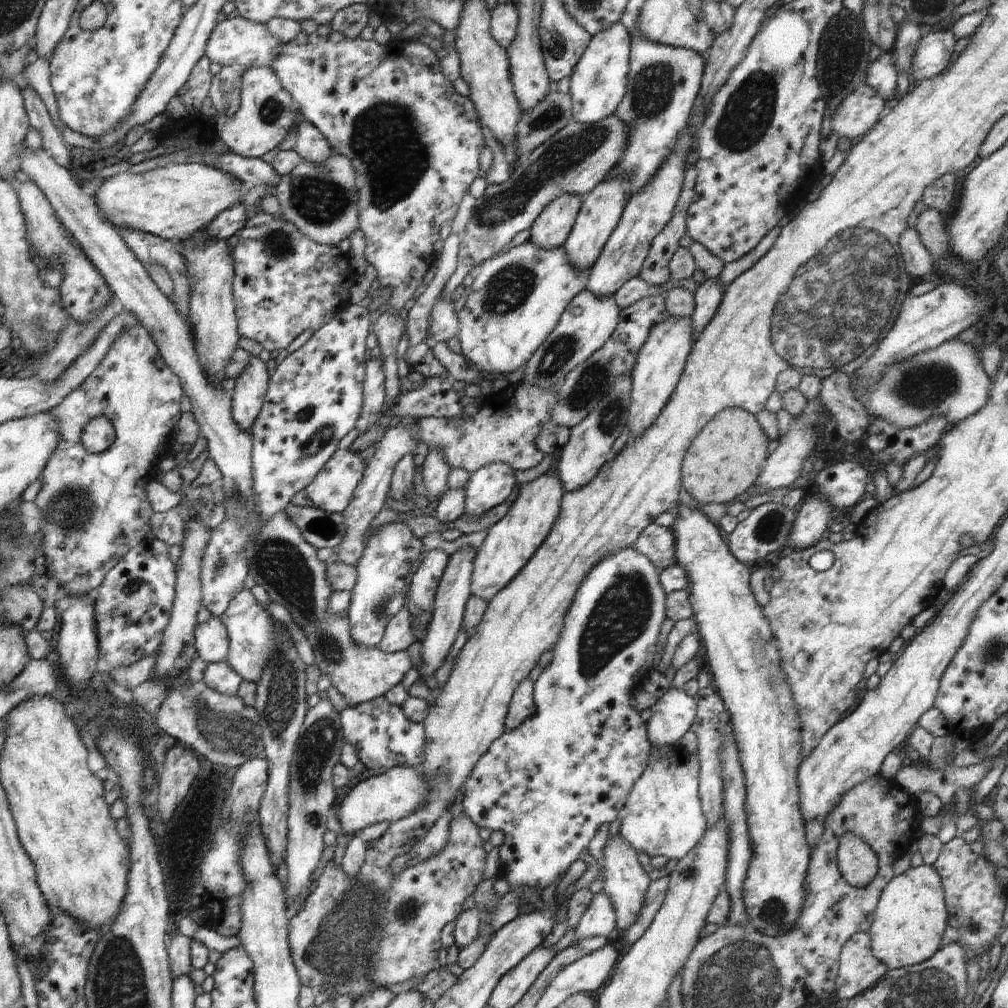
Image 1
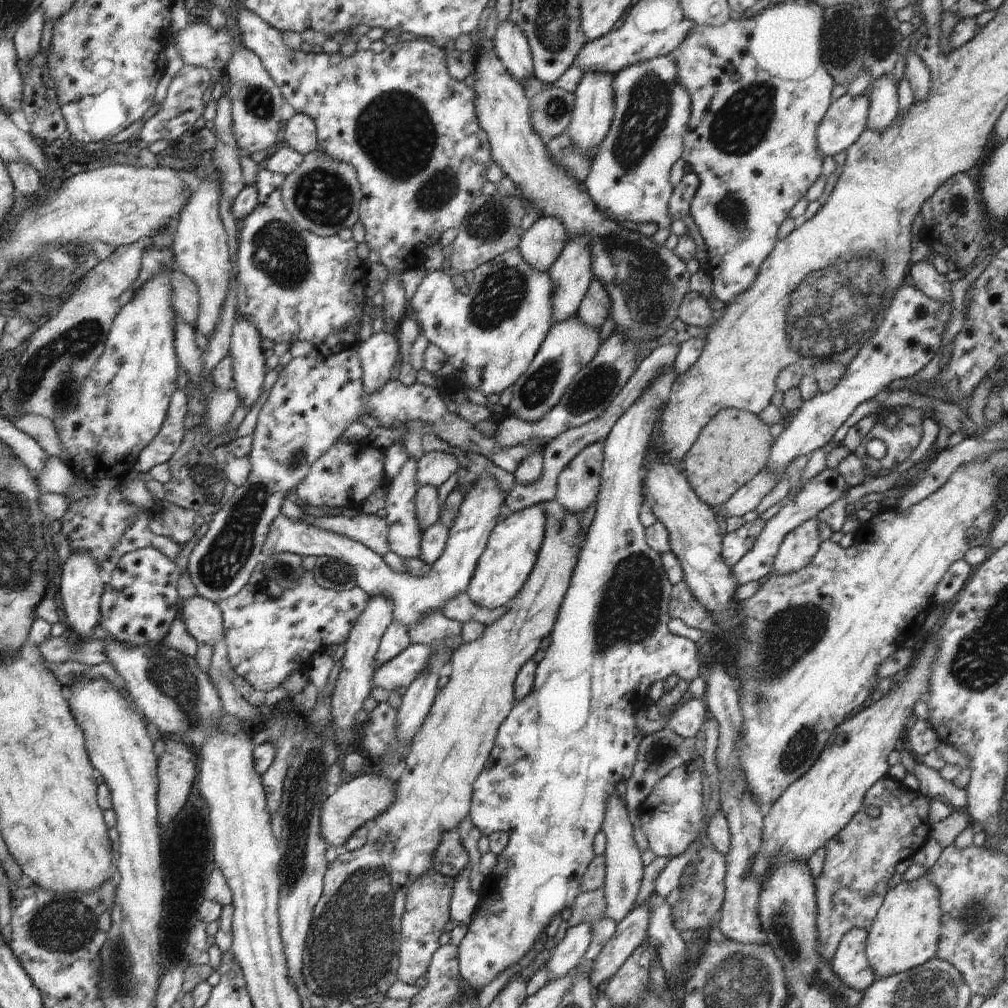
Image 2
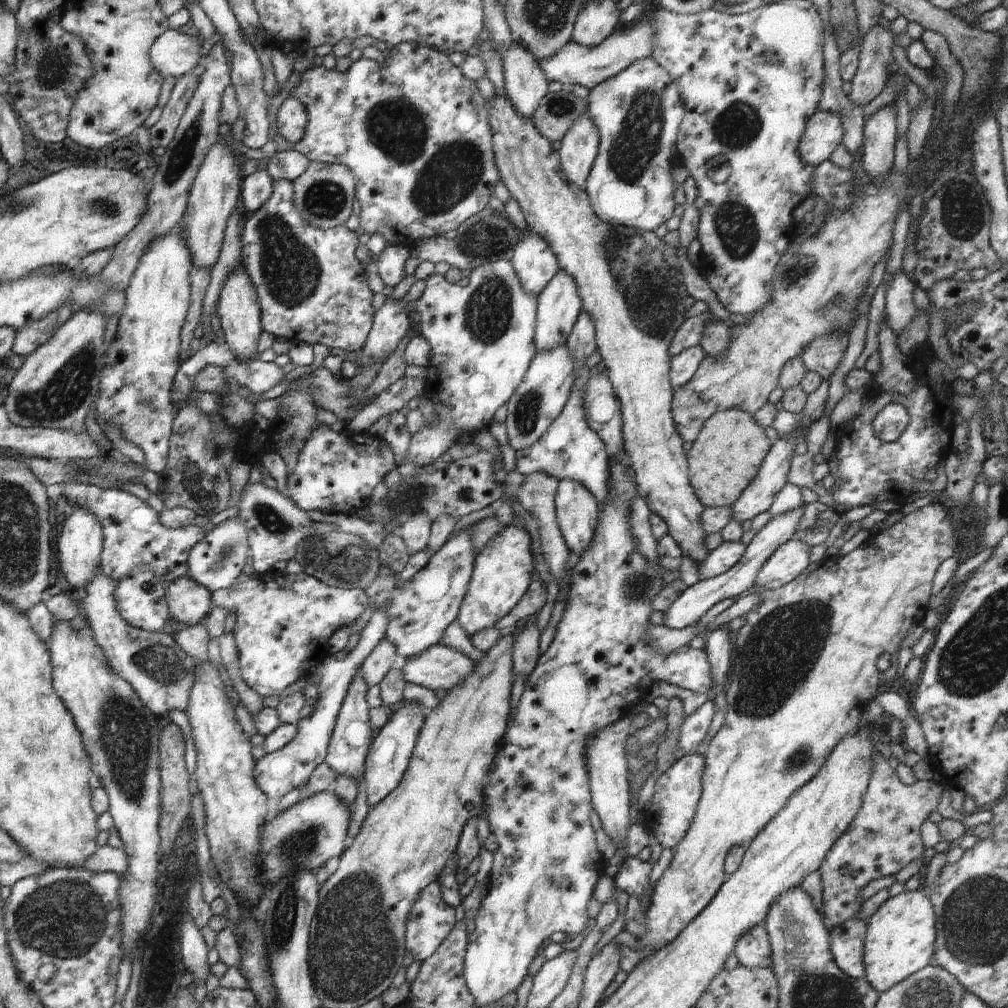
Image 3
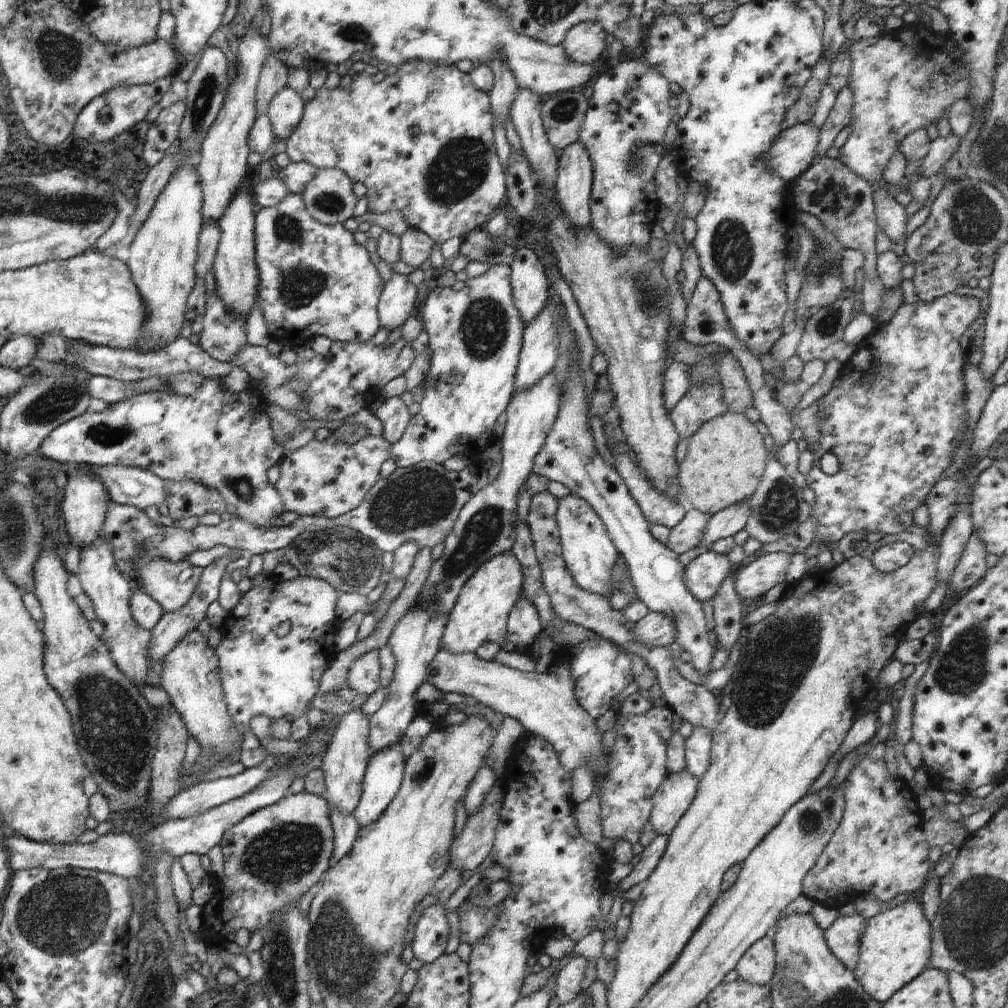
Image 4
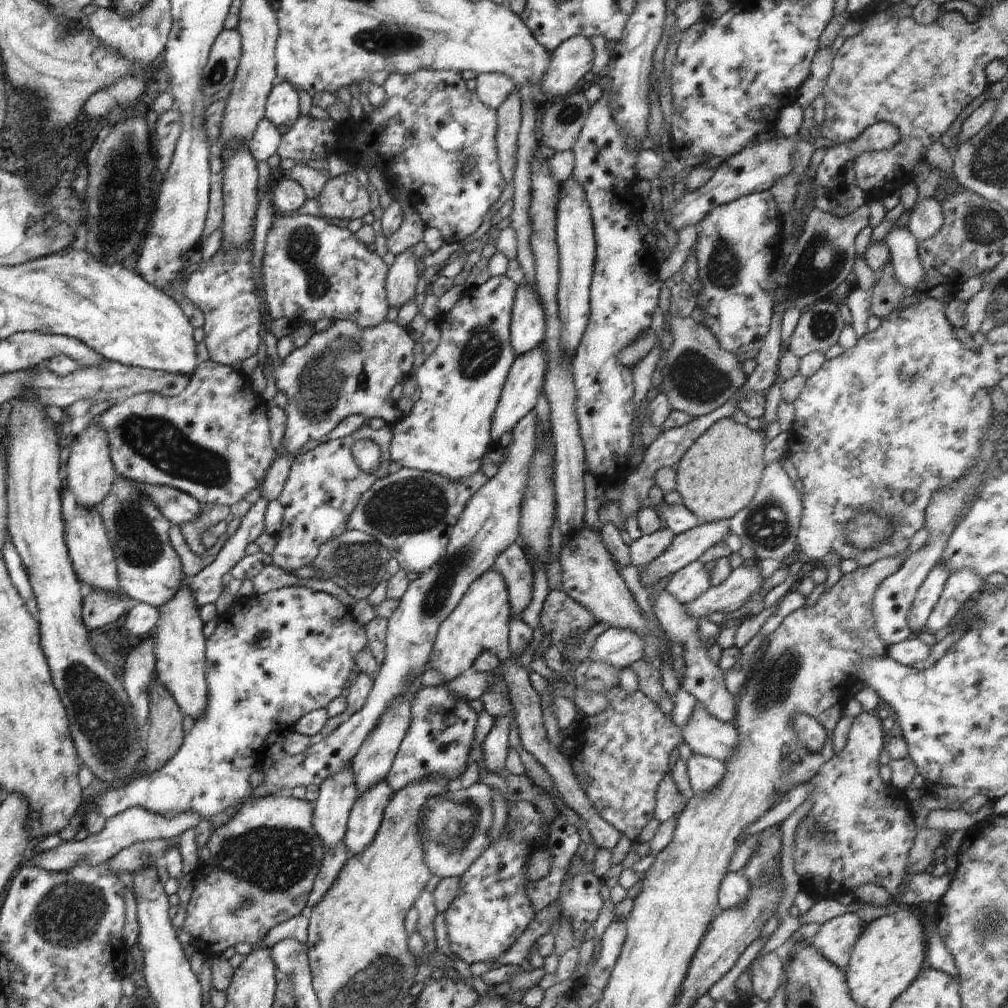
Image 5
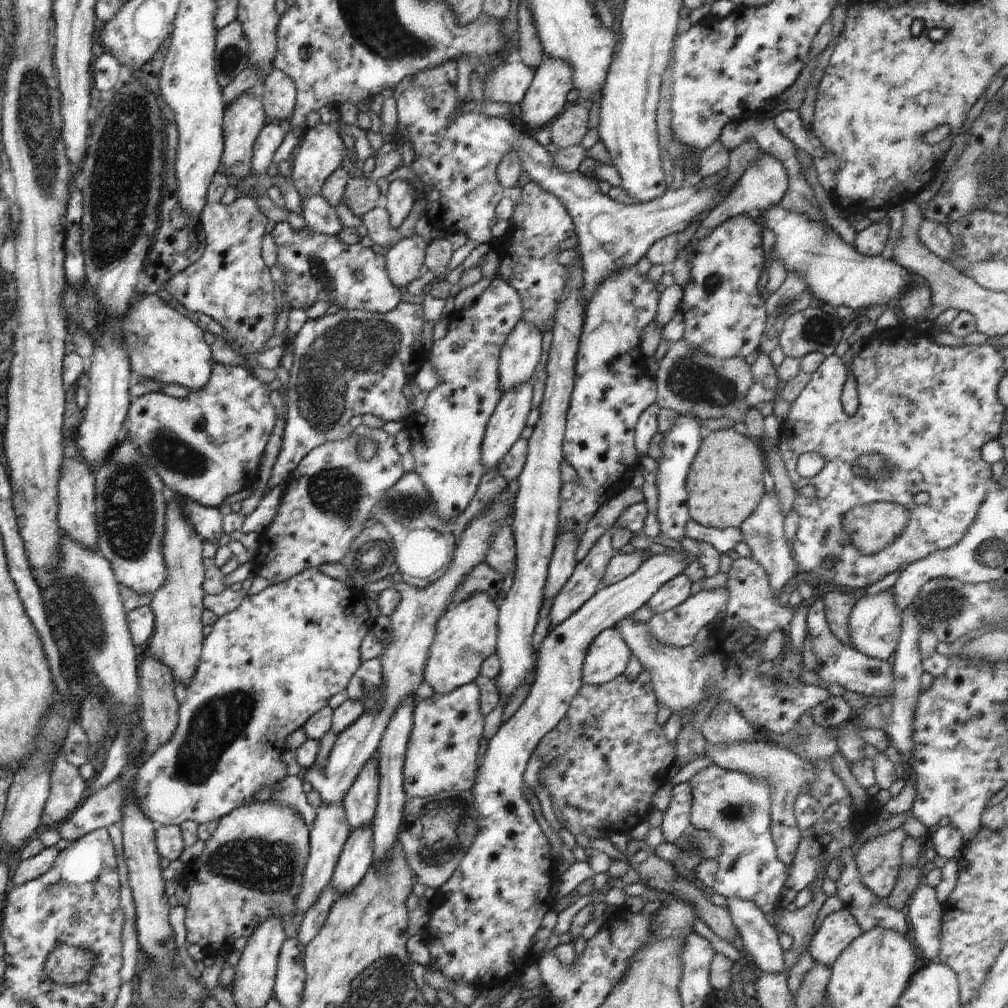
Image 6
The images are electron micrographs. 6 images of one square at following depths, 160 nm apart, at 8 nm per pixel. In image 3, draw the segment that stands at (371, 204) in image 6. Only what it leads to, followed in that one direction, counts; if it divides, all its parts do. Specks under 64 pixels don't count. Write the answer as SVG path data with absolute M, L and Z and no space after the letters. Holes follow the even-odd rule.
M309 161L304 174L291 183L294 208L308 225L318 229L331 229L344 225L352 216L357 194L352 171L347 166Z

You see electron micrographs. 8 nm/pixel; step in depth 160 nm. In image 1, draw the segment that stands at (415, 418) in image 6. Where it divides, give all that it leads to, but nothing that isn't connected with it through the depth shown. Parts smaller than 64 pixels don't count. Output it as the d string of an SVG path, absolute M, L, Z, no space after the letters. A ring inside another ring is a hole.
M528 240L496 258L484 261L476 273L471 286L472 292L460 304L444 300L440 296L430 312L427 334L435 341L446 344L449 340L458 338L462 356L478 366L478 370L488 374L503 374L509 380L514 380L556 328L566 306L570 305L574 296L586 289L589 277L590 270L580 272L570 266L563 245L554 250L540 250L538 246L534 246L534 242Z

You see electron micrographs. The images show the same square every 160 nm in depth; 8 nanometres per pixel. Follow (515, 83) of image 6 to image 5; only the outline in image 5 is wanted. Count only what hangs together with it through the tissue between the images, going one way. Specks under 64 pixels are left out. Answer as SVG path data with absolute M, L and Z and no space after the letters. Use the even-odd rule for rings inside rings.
M480 73L476 79L476 94L494 110L512 91L518 90L511 78L502 73Z

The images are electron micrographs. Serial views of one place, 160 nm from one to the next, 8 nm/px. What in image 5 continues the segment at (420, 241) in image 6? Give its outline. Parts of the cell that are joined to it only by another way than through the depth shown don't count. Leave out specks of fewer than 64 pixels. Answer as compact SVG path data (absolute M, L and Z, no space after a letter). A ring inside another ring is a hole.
M412 250L395 256L395 262L386 275L386 300L390 308L399 310L404 304L414 299L423 287L421 282L422 267Z

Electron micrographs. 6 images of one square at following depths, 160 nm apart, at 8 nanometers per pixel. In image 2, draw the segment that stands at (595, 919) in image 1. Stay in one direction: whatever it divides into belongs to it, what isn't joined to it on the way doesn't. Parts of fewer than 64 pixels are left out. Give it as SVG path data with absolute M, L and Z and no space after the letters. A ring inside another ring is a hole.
M583 923L565 928L560 934L556 946L548 953L549 958L545 963L549 973L548 982L568 974L570 970L579 966L592 939L591 929L592 923Z

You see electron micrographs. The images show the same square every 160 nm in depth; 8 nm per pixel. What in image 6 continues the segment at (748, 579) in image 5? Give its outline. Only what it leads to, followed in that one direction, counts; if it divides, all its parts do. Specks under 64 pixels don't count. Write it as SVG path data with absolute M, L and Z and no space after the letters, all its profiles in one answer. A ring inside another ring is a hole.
M720 586L716 589L701 590L694 595L690 595L682 604L668 609L663 613L656 613L647 622L647 629L664 644L672 645L676 648L685 647L692 644L693 638L708 623L715 620L724 613L726 603L729 599L727 586Z

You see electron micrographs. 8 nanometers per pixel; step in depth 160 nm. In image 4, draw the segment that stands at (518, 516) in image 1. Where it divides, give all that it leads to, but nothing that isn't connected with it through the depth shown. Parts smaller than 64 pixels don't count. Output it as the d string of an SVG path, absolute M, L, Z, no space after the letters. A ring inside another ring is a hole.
M510 551L497 554L478 567L478 570L463 584L457 601L449 612L441 648L453 653L475 652L484 643L496 643L503 649L507 631L507 618L521 596L523 580L521 564Z

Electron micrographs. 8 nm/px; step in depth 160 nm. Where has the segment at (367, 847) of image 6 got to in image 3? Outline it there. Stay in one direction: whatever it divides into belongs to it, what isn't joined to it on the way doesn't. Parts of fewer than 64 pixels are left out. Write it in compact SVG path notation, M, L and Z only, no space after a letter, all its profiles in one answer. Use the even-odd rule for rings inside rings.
M408 701L394 711L387 723L375 731L372 744L368 749L364 767L364 789L368 804L378 804L387 794L394 790L402 780L402 775L408 768L412 753L426 718L426 707L419 701Z

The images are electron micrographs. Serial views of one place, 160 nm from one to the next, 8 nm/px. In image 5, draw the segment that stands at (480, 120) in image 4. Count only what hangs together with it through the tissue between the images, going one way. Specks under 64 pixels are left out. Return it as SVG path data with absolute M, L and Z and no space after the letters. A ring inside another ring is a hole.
M419 68L415 70L412 74L400 74L391 73L383 85L385 90L385 101L377 107L373 107L369 114L363 113L363 117L356 122L352 120L348 125L342 125L330 119L330 117L325 119L317 119L316 117L311 117L311 115L299 116L298 120L291 126L291 129L281 136L281 141L277 150L277 153L281 158L290 158L290 160L296 160L296 162L308 162L308 160L322 160L326 159L325 155L340 154L343 158L350 161L353 166L361 166L366 172L368 170L368 162L372 163L372 166L379 170L385 182L390 188L394 190L393 186L397 183L402 184L402 188L406 190L408 194L412 208L416 211L420 218L425 224L425 228L436 228L438 232L442 235L444 241L461 242L472 236L480 224L484 216L487 214L488 210L492 205L498 202L499 195L502 194L503 188L508 182L504 180L502 170L499 169L499 158L497 153L497 147L495 146L495 132L497 131L497 116L496 111L490 108L487 104L484 104L476 91L471 91L466 87L466 81L460 75L460 72L455 70L439 70L433 71L429 68Z

